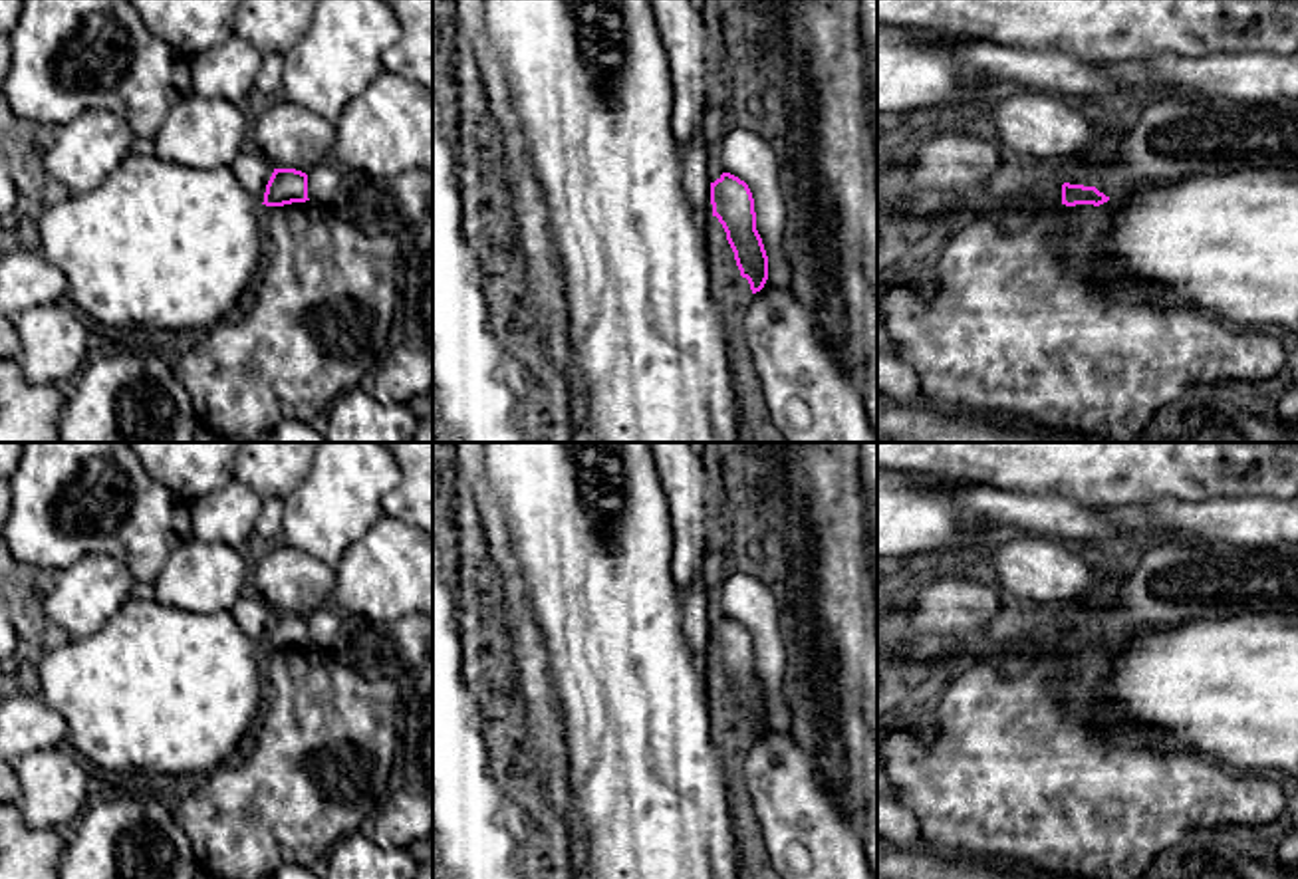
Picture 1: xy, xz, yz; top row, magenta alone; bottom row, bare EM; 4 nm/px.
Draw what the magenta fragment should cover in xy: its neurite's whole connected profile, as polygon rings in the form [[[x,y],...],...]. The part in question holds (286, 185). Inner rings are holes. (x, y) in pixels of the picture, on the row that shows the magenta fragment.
[[[274,169],[266,192],[266,206],[284,206],[292,202],[306,202],[308,198],[308,175],[296,169]]]

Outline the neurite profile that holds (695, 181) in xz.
[[[701,127],[693,133],[691,141],[685,145],[681,185],[689,198],[693,216],[697,218],[697,222],[705,224],[705,220],[713,214],[713,204],[707,167],[707,147]]]

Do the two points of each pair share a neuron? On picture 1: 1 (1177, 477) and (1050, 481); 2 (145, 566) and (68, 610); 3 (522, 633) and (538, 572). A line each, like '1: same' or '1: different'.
1: same
2: different
3: different

